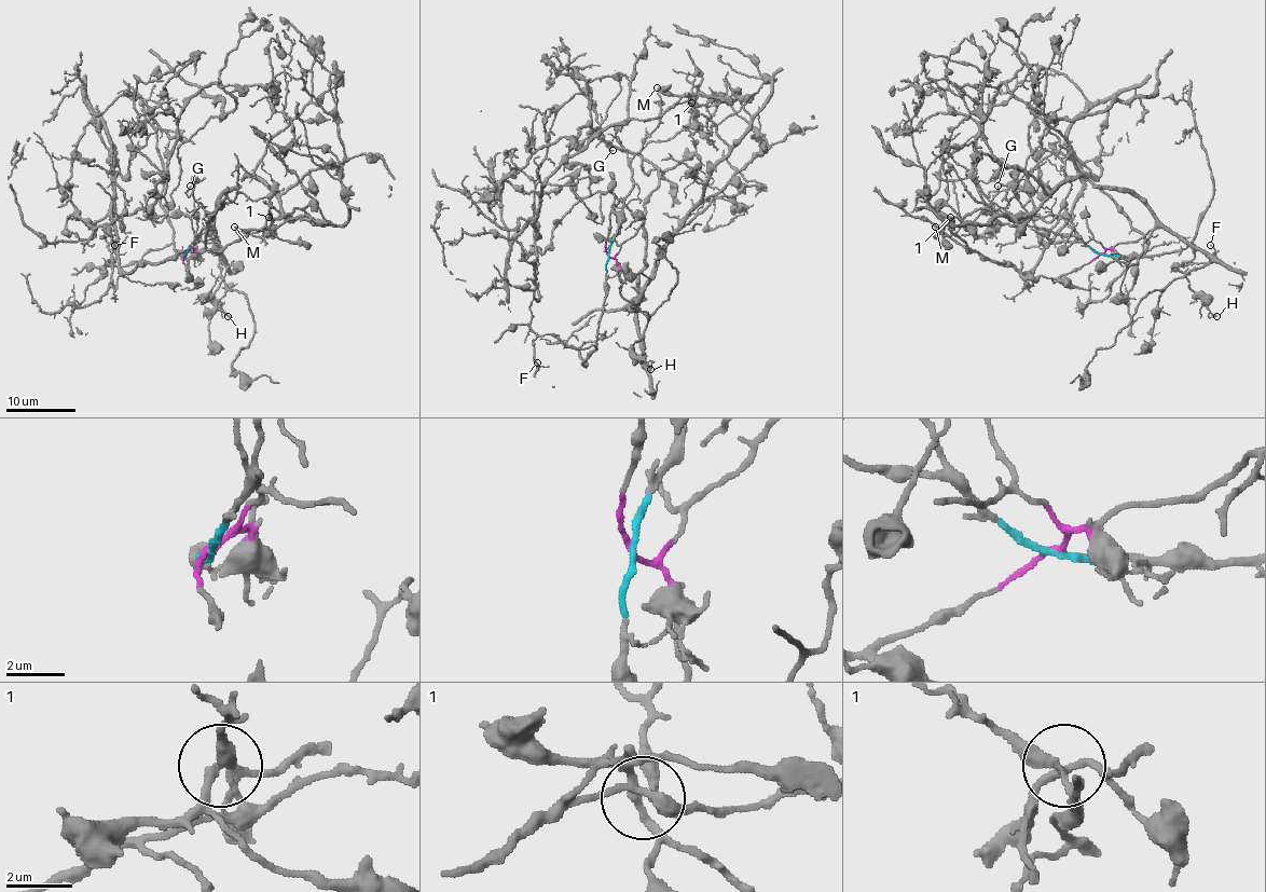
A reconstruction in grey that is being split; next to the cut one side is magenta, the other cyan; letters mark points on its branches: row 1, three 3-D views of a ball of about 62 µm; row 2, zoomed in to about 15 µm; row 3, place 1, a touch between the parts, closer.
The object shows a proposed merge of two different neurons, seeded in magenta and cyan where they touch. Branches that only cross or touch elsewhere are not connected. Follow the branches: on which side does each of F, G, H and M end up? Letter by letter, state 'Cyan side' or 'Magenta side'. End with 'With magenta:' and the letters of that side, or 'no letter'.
F: Cyan side
G: Cyan side
H: Magenta side
M: Magenta side
With magenta: H, M

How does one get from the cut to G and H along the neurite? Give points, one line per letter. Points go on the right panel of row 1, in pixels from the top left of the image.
G: (1102, 254), (1091, 250), (1075, 236), (1061, 236), (1027, 225), (1007, 214), (985, 196), (995, 191), (996, 186)
H: (1102, 254), (1109, 247), (1142, 238), (1156, 228), (1172, 230), (1210, 261), (1187, 273), (1187, 286), (1218, 315)

